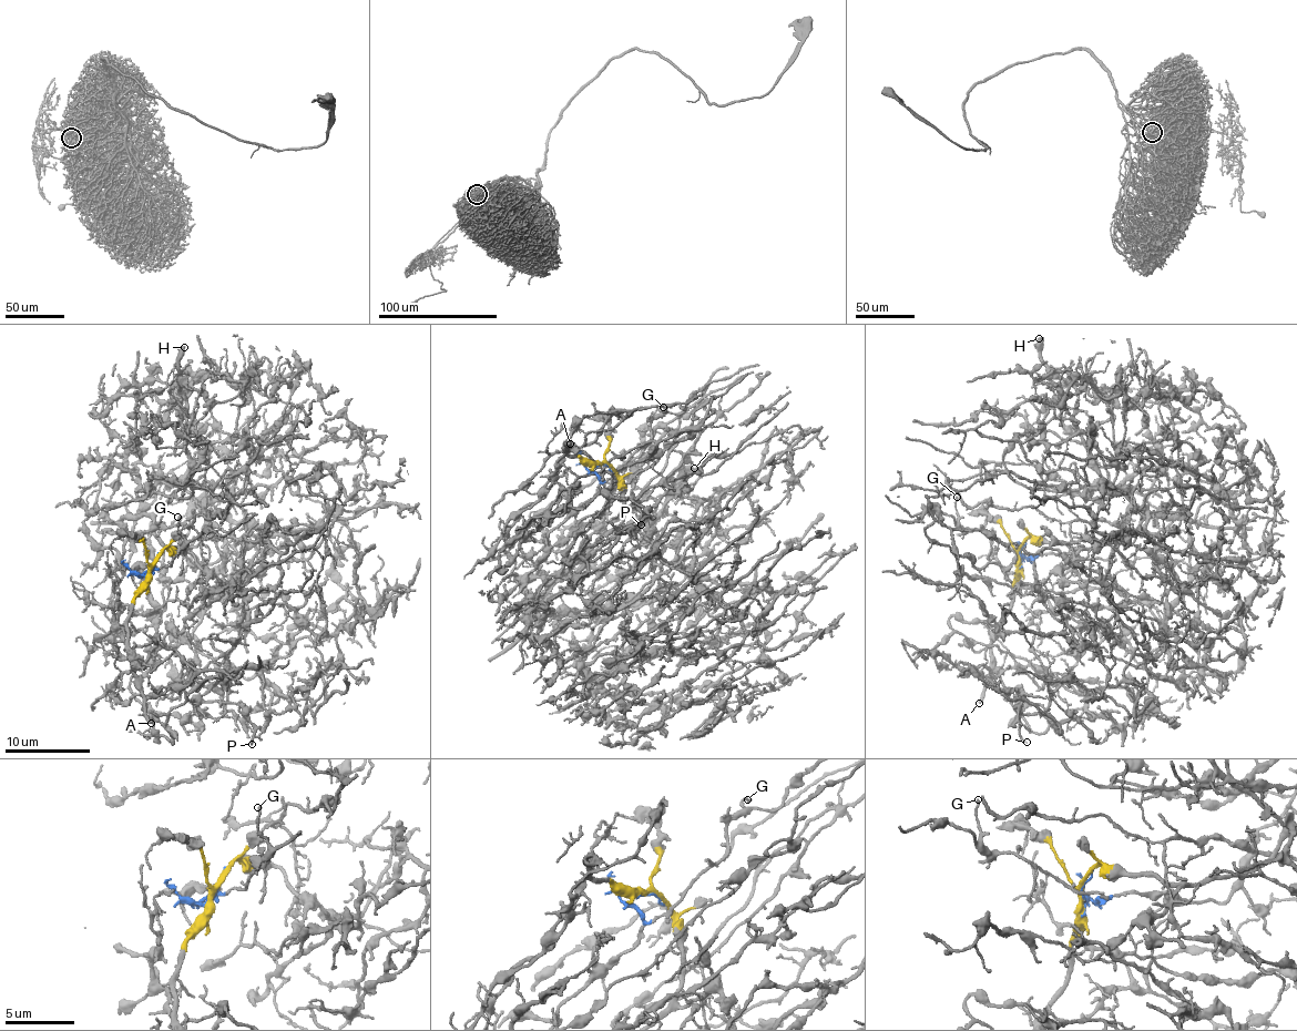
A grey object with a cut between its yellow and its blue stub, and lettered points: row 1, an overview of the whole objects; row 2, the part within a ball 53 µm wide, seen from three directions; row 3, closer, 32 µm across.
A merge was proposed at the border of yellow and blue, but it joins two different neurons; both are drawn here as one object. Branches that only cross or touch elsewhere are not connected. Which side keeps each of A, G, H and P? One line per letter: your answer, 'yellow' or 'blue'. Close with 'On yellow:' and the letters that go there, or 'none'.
A: yellow
G: blue
H: yellow
P: yellow
On yellow: A, H, P

